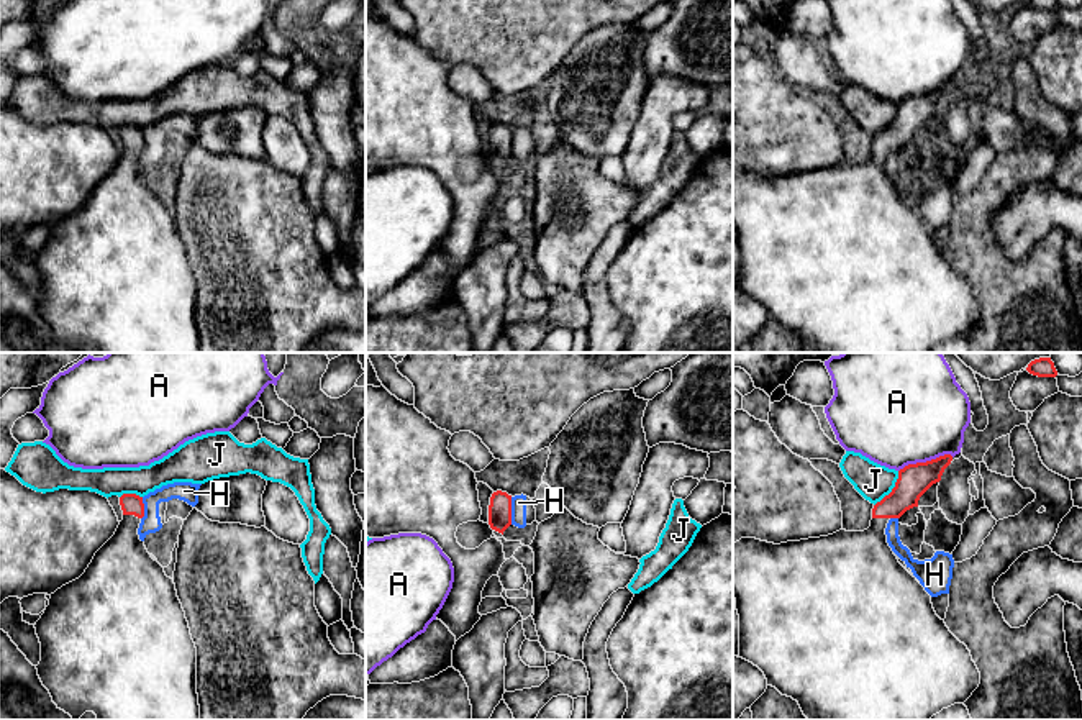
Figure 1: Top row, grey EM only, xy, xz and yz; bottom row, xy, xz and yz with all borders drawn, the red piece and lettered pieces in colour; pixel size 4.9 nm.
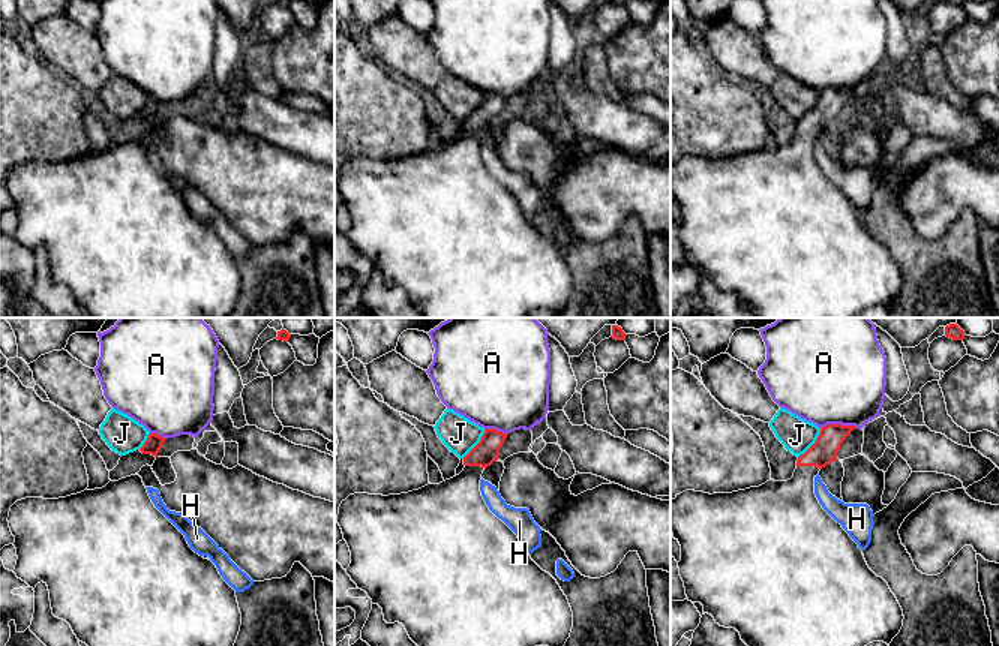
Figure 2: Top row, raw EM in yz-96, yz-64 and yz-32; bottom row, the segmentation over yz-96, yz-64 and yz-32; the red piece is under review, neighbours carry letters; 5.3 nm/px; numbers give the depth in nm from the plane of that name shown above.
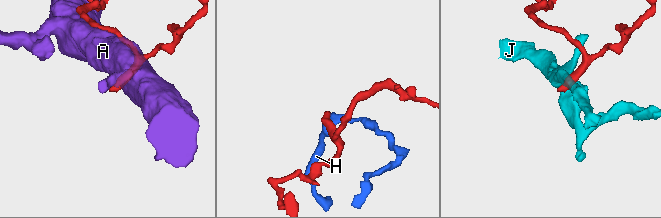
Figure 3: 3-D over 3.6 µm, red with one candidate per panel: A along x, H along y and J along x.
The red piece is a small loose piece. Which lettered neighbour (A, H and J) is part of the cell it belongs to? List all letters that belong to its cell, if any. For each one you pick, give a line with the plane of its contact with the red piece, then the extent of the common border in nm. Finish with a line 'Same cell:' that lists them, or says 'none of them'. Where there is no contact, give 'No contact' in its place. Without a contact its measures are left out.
Same cell: none of them

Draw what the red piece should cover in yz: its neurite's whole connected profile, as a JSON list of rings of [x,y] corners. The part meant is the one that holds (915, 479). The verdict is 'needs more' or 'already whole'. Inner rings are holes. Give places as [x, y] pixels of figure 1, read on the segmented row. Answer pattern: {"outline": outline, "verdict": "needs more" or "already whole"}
{"outline": [[[944,454],[926,463],[908,464],[898,471],[895,487],[872,508],[871,526],[864,531],[839,530],[828,536],[787,541],[780,545],[756,538],[741,538],[733,543],[733,597],[739,615],[739,658],[757,666],[767,686],[775,687],[782,695],[798,702],[808,720],[930,720],[954,704],[964,704],[980,684],[980,672],[972,661],[971,651],[961,643],[941,620],[931,604],[931,595],[897,559],[887,543],[885,528],[890,518],[900,518],[907,510],[918,507],[920,497],[941,481],[952,456]]], "verdict": "needs more"}

